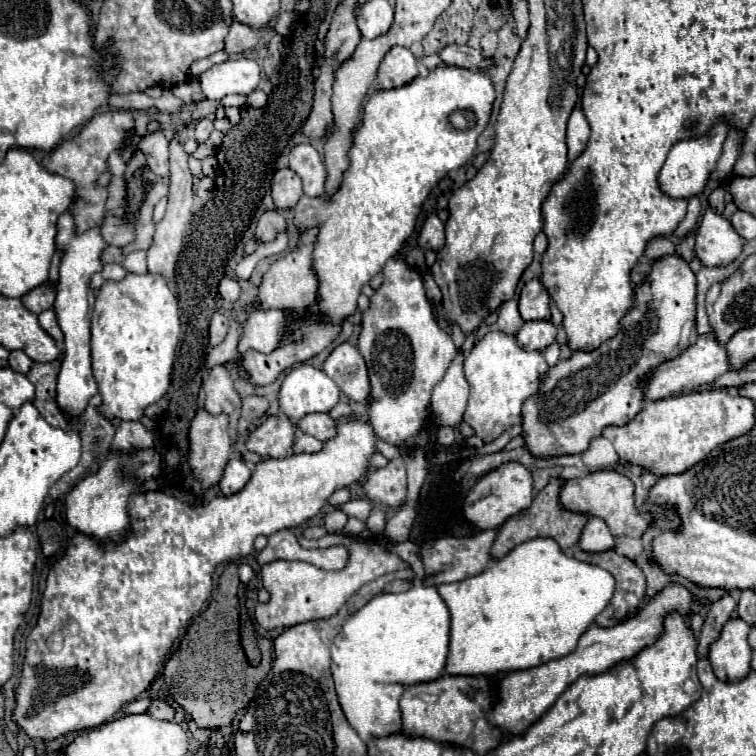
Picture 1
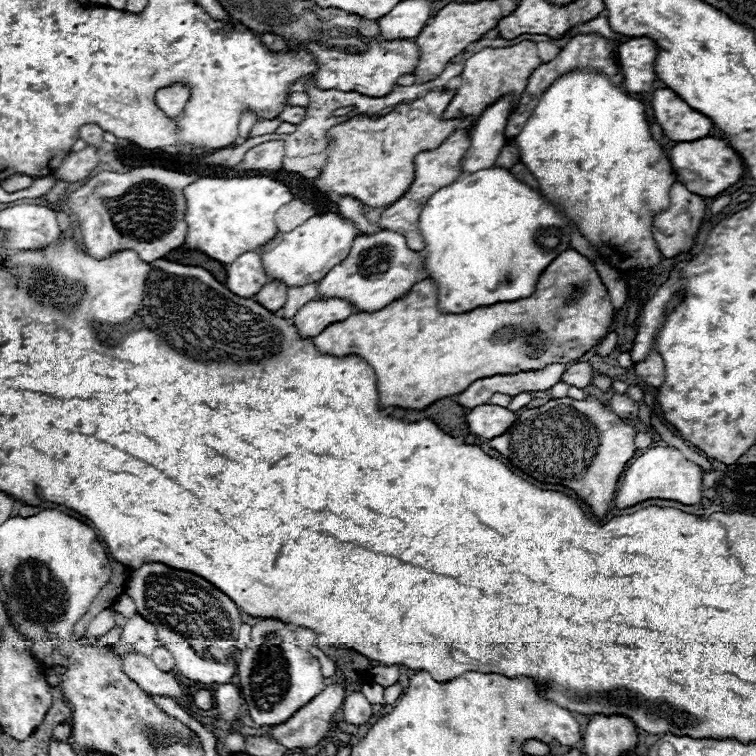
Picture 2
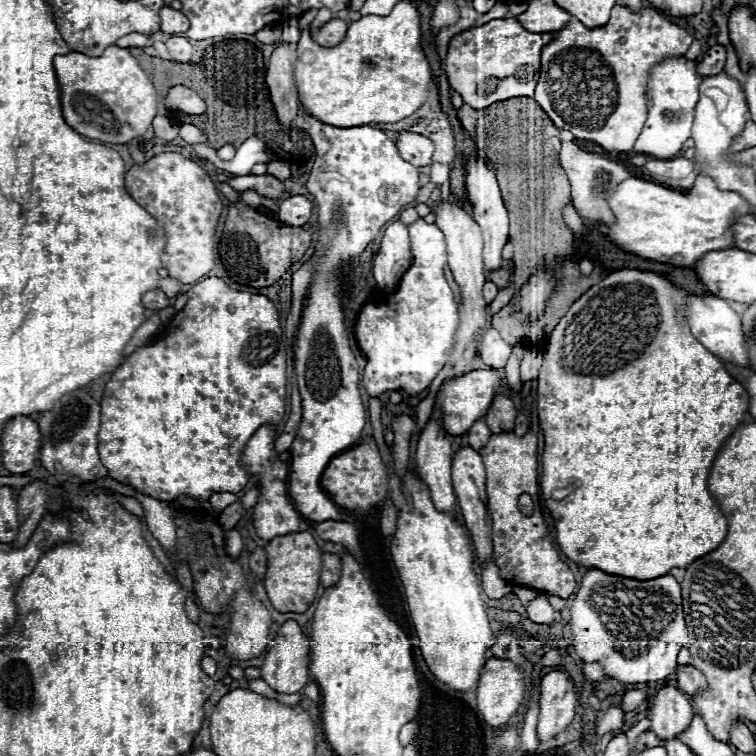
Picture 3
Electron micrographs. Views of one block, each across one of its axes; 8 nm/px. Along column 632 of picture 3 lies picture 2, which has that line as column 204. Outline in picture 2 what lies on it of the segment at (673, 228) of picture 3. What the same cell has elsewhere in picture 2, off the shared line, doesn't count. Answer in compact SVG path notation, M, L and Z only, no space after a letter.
M268 176L200 178L186 186L182 194L186 198L184 220L188 224L184 248L200 250L222 264L232 264L240 254L256 250L260 244L266 244L276 236L278 228L274 214L294 198L282 182Z

